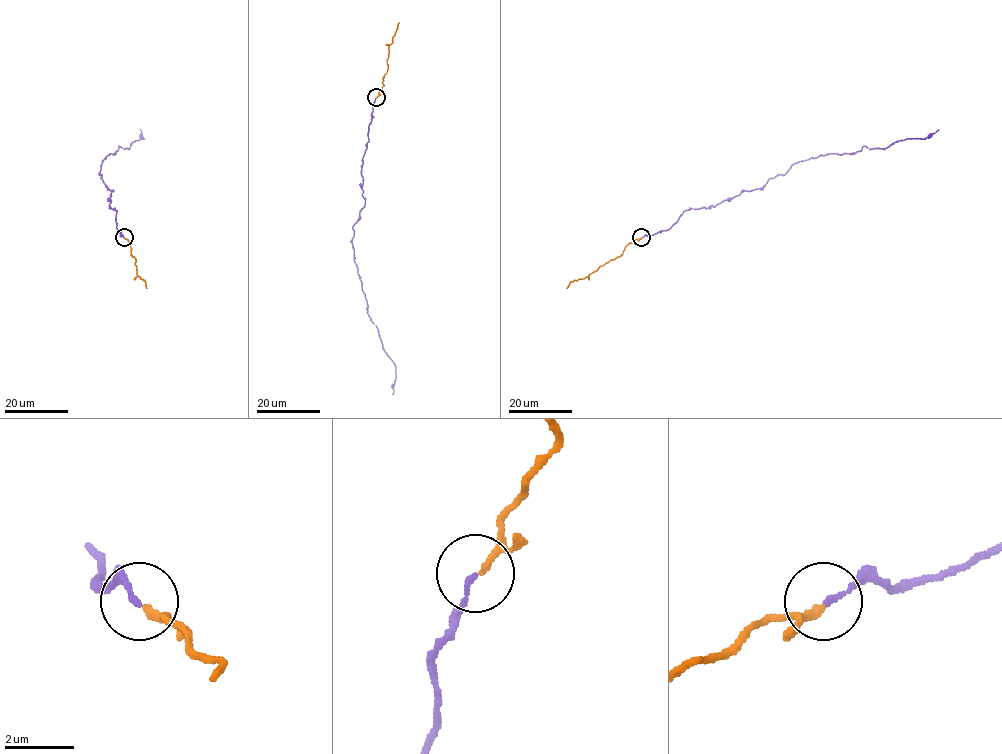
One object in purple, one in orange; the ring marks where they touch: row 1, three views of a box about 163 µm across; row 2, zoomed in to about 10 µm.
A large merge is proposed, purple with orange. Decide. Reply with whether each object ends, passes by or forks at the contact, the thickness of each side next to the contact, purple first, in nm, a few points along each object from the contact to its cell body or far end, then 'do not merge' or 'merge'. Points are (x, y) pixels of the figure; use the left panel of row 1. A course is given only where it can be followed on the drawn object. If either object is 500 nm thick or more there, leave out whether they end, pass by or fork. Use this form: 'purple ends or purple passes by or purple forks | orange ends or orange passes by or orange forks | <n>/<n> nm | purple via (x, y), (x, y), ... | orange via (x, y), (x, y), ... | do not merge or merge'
purple ends | orange passes by | 150/150 nm | purple via (124, 237), (109, 206), (113, 191), (99, 174), (102, 161), (119, 146), (143, 138), (140, 129) | orange via (124, 237), (131, 243), (136, 274), (147, 288) | merge

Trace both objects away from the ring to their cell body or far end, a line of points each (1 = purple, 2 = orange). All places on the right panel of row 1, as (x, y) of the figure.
1: (641, 237), (669, 229), (684, 210), (761, 188), (799, 161), (864, 146), (886, 148), (938, 129)
2: (641, 237), (629, 243), (616, 258), (586, 277), (572, 281), (566, 288)

